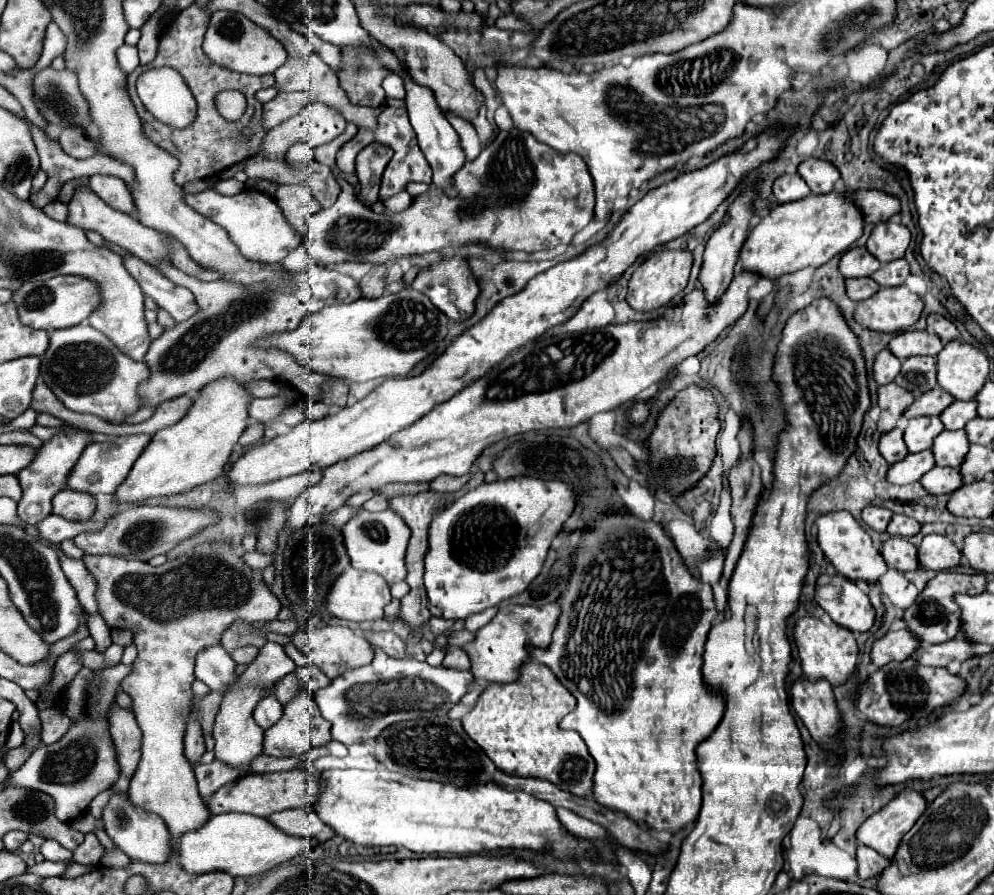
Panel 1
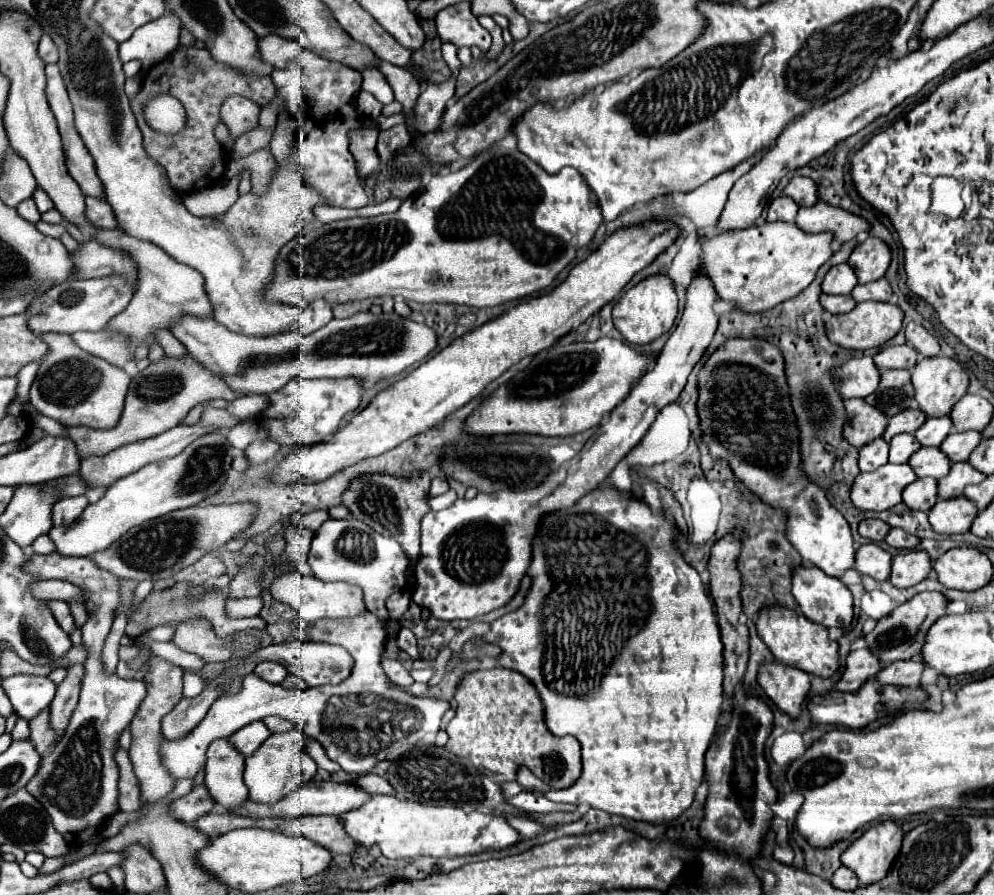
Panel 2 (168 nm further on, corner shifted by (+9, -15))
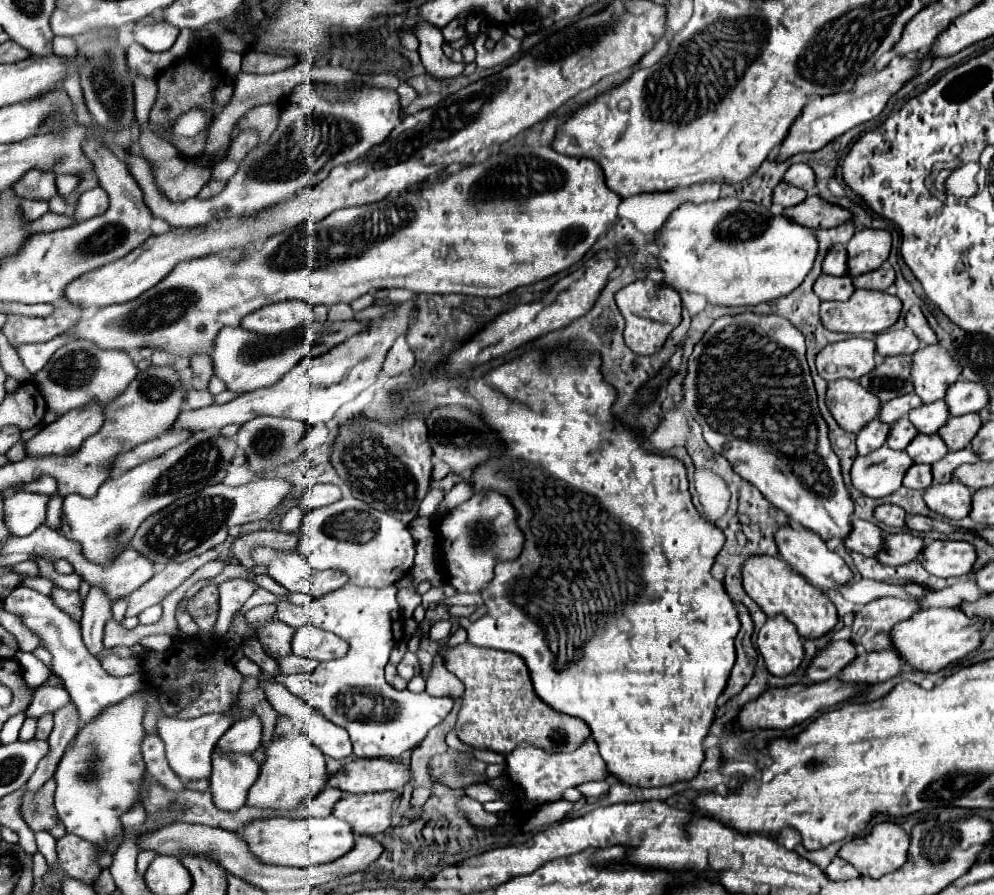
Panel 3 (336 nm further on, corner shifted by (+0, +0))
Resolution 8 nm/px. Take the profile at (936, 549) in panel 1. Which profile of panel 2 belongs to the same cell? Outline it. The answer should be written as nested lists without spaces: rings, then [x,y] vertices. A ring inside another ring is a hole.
[[[914,549],[906,555],[894,557],[890,583],[894,587],[912,587],[912,585],[918,585],[920,581],[924,581],[930,571],[932,571],[930,555],[922,549]]]

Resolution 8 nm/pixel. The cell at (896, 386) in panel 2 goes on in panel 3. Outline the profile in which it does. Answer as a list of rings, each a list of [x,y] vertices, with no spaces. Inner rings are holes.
[[[889,356],[867,376],[859,378],[859,384],[869,392],[875,392],[881,402],[889,402],[897,396],[913,392],[911,380],[911,356]]]

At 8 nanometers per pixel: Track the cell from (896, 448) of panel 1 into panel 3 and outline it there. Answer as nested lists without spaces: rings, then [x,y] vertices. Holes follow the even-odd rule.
[[[871,420],[871,424],[867,424],[857,434],[857,452],[859,452],[859,456],[865,456],[865,454],[877,450],[879,446],[883,446],[887,436],[889,436],[889,426],[881,424],[879,420]]]

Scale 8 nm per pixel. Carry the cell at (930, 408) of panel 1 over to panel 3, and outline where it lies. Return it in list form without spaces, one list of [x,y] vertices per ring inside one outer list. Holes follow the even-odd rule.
[[[911,392],[907,396],[899,396],[899,398],[895,398],[895,400],[887,402],[887,404],[881,404],[879,420],[885,422],[885,424],[889,424],[889,426],[893,426],[895,420],[899,420],[901,416],[905,416],[909,410],[919,408],[921,404],[923,402],[921,402],[921,398],[915,392]]]

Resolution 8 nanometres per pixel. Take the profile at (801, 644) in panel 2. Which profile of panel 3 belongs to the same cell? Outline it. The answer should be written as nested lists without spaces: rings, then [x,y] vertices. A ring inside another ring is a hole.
[[[747,556],[741,564],[743,588],[761,606],[761,610],[771,618],[775,614],[785,614],[799,630],[803,638],[819,638],[827,634],[837,624],[837,610],[825,592],[809,584],[799,572],[795,572],[787,562],[777,556]]]

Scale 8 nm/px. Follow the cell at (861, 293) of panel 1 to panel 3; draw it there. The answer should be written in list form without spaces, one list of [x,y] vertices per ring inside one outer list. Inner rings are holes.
[[[821,274],[819,280],[813,284],[813,292],[819,296],[819,300],[849,300],[849,296],[855,292],[851,278],[847,276],[827,276]]]

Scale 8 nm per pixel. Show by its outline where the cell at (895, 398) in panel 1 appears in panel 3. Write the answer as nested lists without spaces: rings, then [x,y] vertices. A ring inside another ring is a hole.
[[[841,378],[827,386],[827,408],[843,430],[857,434],[863,424],[877,418],[881,402],[857,380]]]

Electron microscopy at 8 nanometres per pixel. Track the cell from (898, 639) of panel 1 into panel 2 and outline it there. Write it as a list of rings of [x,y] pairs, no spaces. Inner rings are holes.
[[[856,649],[848,655],[846,669],[844,669],[842,679],[838,681],[836,689],[858,691],[880,669],[882,669],[882,663],[878,663],[878,655],[870,655],[870,649]]]

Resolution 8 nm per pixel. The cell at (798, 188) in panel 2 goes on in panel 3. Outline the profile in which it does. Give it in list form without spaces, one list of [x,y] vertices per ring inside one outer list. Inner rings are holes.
[[[793,164],[793,166],[785,172],[783,180],[785,180],[787,184],[793,184],[793,186],[803,188],[803,190],[807,190],[807,192],[813,192],[813,190],[815,190],[815,174],[813,174],[813,170],[811,170],[807,164]]]

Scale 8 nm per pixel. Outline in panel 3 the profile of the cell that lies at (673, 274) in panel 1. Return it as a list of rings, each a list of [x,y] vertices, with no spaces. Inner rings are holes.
[[[637,280],[615,294],[619,312],[625,318],[625,344],[639,356],[651,356],[661,350],[667,336],[681,322],[681,298],[675,290],[663,288],[653,280]]]

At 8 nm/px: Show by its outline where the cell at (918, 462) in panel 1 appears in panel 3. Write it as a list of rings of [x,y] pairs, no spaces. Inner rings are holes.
[[[881,446],[867,456],[857,456],[851,468],[853,486],[871,498],[883,498],[901,488],[901,480],[911,466],[907,452]]]

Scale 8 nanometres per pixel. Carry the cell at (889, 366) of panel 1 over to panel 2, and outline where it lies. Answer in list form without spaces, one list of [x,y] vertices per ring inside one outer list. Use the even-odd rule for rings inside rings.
[[[872,357],[850,359],[842,367],[834,369],[834,375],[838,379],[838,391],[846,399],[852,399],[852,397],[866,399],[878,389],[880,371],[872,361]]]

